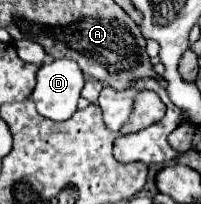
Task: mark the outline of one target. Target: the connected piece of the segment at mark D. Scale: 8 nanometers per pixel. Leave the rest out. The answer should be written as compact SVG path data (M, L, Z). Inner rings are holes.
M53 59L43 63L37 73L37 85L31 93L37 111L53 121L67 121L77 111L85 77L71 59Z

